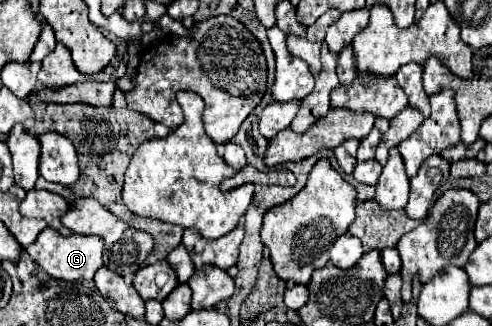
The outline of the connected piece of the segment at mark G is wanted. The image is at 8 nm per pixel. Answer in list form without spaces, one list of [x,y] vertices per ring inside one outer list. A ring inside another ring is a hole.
[[[45,228],[39,238],[27,248],[31,258],[57,280],[93,280],[93,274],[103,266],[103,238],[99,236],[61,236],[53,228]]]

